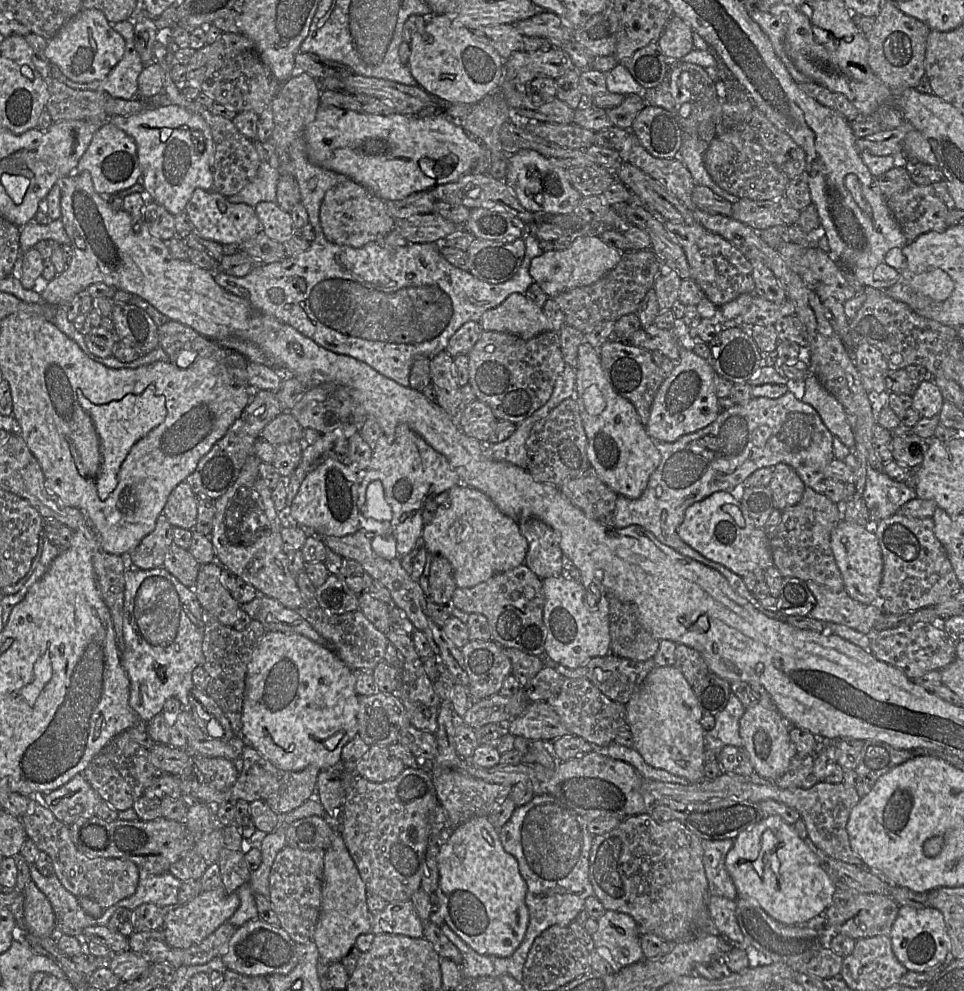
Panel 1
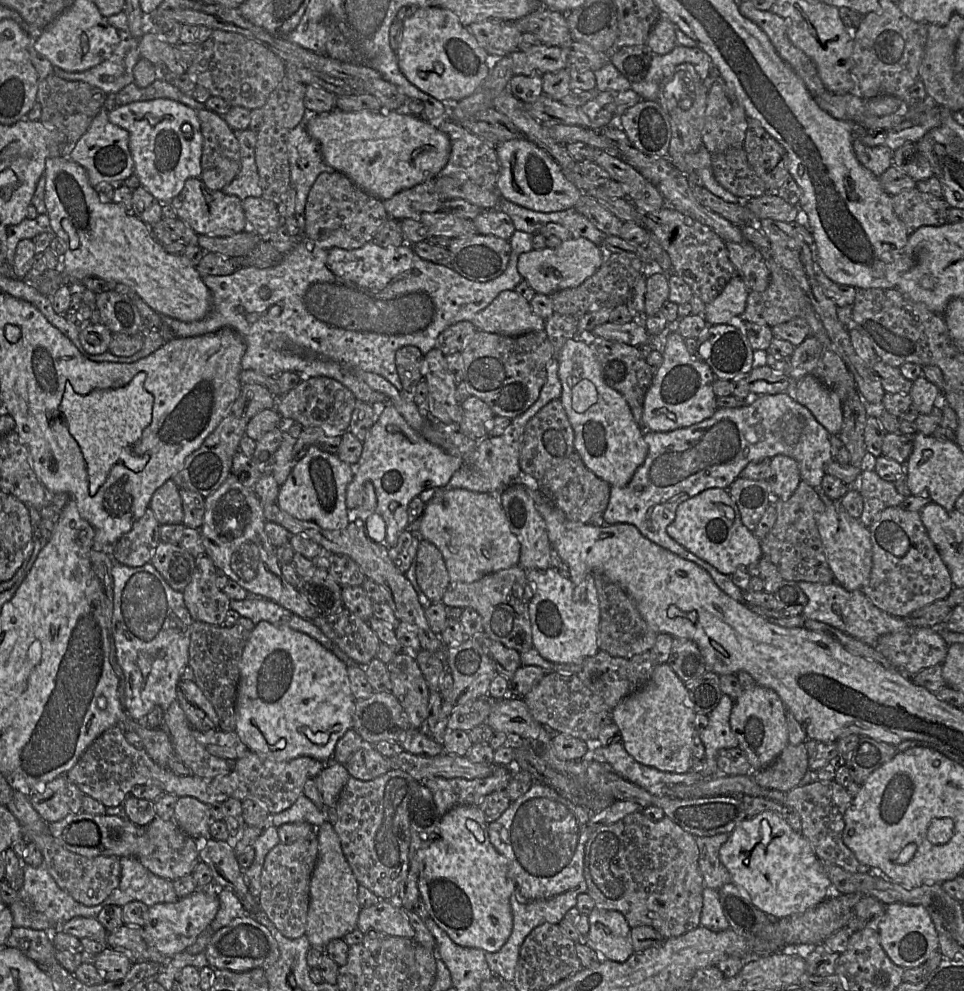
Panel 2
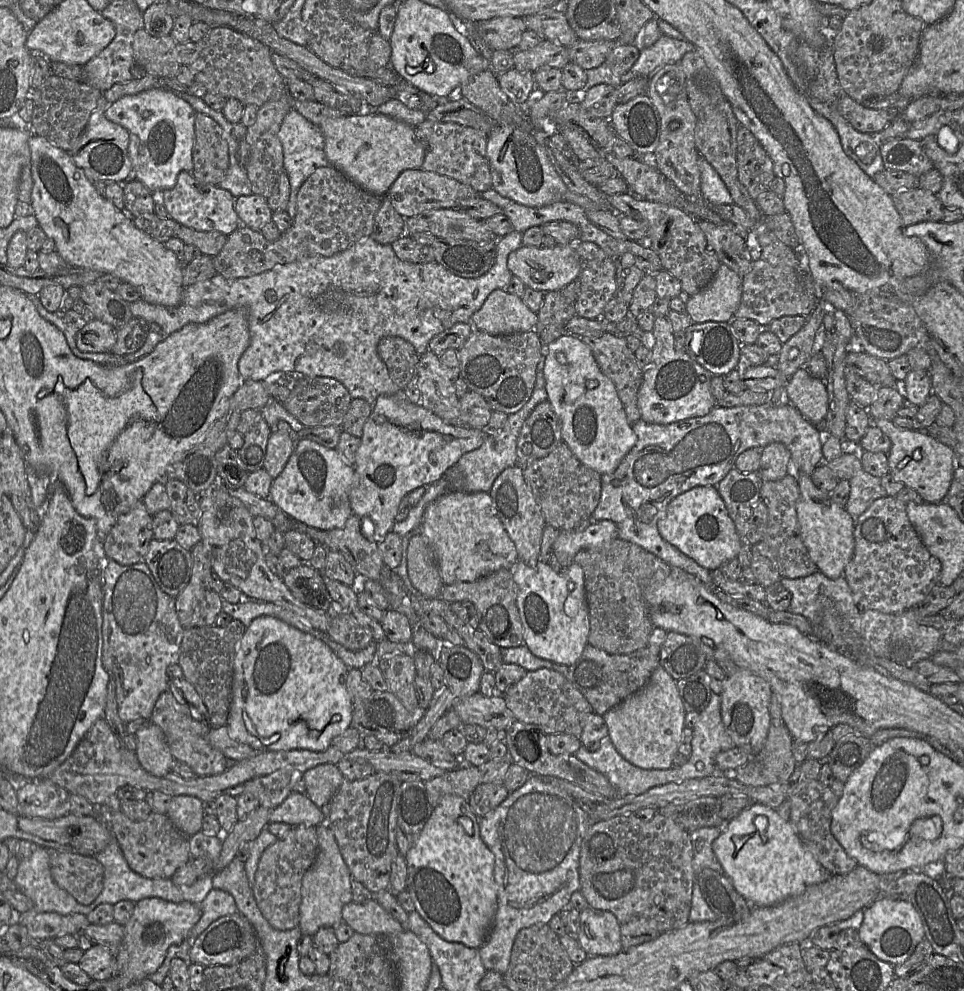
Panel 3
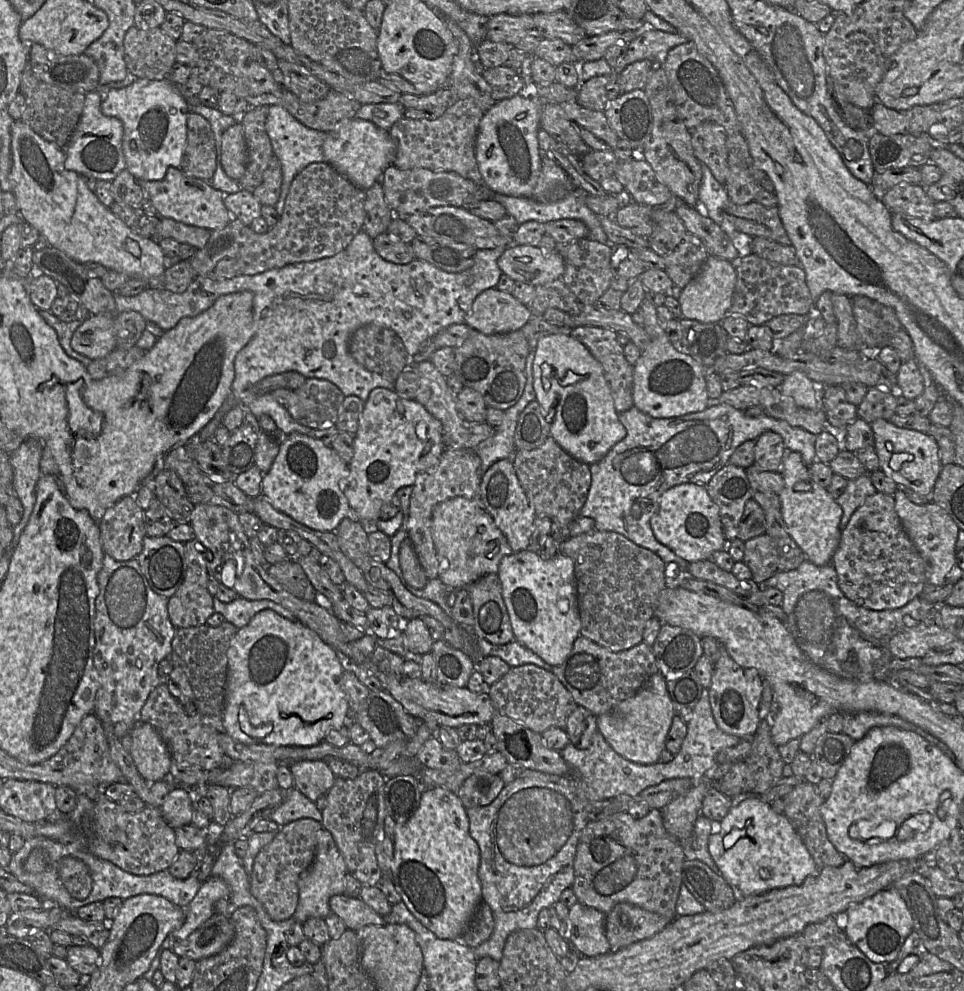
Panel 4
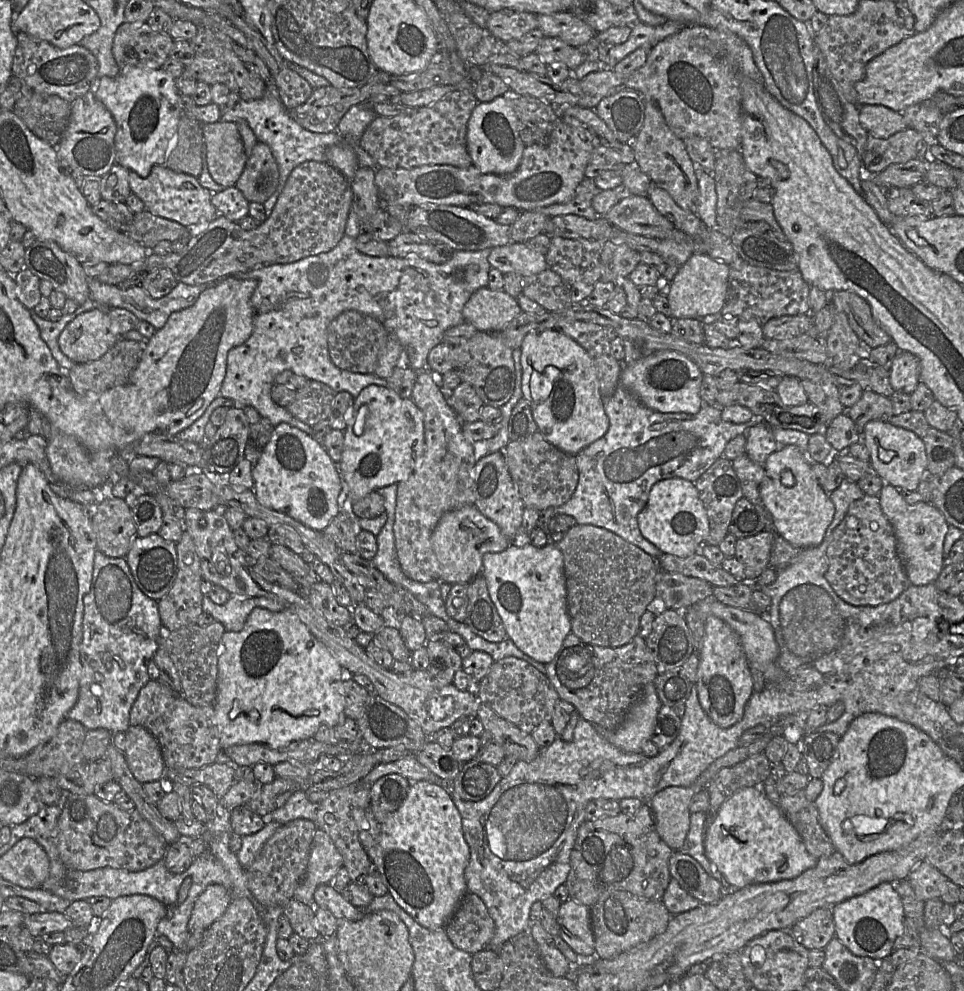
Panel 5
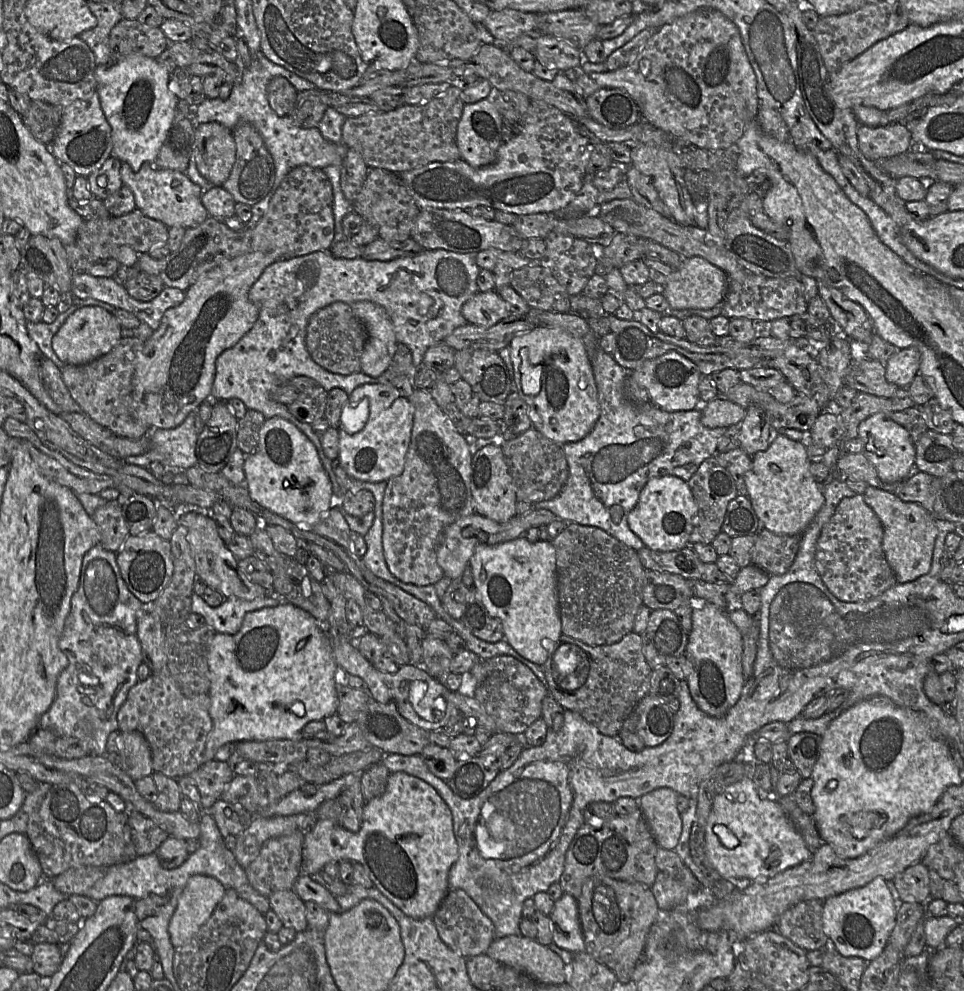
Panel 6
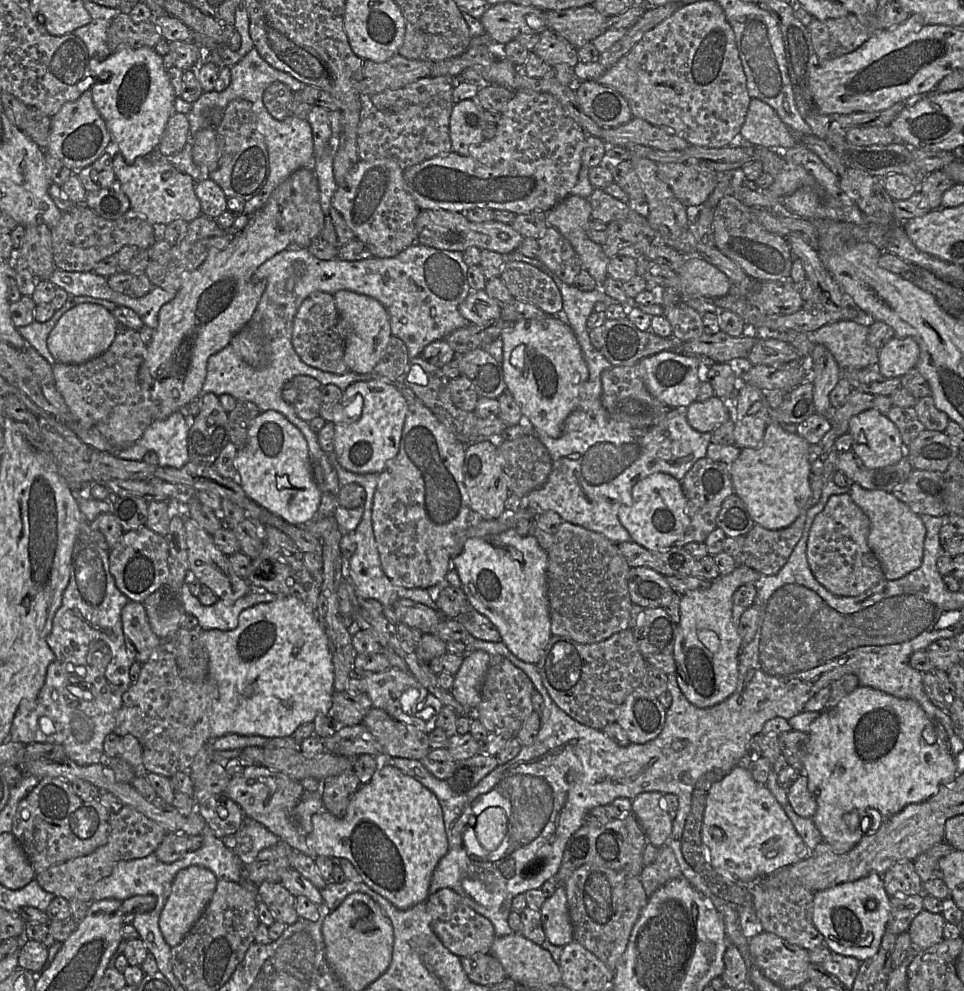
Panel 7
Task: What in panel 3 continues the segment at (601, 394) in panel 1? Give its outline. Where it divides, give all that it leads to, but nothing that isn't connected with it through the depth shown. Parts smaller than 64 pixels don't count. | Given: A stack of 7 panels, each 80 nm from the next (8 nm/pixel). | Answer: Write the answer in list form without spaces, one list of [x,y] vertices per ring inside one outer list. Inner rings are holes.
[[[564,334],[546,346],[543,375],[547,391],[547,401],[561,422],[563,442],[584,465],[599,474],[615,471],[623,458],[637,442],[637,436],[629,423],[623,404],[612,381],[603,374],[596,362],[591,348],[580,336]]]

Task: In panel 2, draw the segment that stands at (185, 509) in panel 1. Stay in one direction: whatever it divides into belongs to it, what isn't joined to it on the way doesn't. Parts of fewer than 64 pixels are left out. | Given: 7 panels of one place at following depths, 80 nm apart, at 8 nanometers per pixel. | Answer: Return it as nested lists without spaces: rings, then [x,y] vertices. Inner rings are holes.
[[[168,480],[153,494],[149,508],[160,524],[182,524],[183,508],[179,486]]]

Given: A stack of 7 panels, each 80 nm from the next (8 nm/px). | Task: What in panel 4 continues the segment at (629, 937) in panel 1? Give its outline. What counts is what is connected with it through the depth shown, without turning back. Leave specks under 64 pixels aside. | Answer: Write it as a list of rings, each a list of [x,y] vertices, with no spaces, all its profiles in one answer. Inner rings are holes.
[[[579,902],[569,908],[567,941],[578,954],[596,957],[610,952],[605,932],[606,914]]]

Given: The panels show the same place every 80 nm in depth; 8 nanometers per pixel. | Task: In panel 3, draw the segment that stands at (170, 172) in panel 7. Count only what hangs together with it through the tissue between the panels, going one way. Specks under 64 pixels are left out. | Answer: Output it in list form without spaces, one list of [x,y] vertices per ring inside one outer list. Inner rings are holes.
[[[181,171],[175,186],[159,194],[162,194],[169,217],[180,225],[199,231],[217,231],[226,236],[242,225],[235,210],[235,197],[218,185],[199,181],[190,172]]]

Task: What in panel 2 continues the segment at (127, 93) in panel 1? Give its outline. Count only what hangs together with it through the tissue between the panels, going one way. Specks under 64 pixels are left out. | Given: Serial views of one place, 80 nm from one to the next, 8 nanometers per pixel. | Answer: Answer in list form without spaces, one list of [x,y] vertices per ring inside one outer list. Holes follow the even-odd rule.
[[[123,10],[106,19],[120,37],[120,42],[112,55],[89,70],[68,72],[55,69],[55,74],[66,80],[88,83],[100,88],[107,95],[113,95],[134,82],[133,69],[141,56],[138,51],[139,40],[130,33],[126,11]]]

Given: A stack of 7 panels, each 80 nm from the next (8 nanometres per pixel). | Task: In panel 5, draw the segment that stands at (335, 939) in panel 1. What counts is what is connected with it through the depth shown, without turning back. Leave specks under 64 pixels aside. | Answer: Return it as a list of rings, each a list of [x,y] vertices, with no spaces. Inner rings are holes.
[[[322,829],[314,834],[305,875],[295,890],[294,898],[315,908],[314,892],[322,884],[331,884],[343,867],[343,857],[330,836]]]

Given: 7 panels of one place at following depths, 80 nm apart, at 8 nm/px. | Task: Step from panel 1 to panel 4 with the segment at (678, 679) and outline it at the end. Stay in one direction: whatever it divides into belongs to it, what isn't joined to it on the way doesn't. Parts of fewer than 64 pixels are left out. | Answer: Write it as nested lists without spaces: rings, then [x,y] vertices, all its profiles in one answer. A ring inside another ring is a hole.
[[[656,672],[633,696],[597,716],[598,731],[615,752],[625,759],[639,764],[659,762],[673,717],[676,715],[666,683],[666,678]]]

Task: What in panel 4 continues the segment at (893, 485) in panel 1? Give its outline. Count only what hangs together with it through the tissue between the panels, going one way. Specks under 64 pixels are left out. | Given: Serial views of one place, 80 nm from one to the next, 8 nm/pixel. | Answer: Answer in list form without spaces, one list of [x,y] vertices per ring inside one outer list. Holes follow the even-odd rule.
[[[869,473],[848,480],[847,487],[844,493],[836,499],[836,502],[841,506],[843,514],[840,521],[840,529],[842,530],[852,514],[864,504],[866,499],[877,492],[874,487]]]

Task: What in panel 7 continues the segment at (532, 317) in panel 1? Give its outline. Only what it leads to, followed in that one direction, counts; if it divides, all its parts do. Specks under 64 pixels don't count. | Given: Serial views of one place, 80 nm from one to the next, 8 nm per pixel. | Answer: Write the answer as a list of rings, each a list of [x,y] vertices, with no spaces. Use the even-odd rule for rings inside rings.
[[[484,290],[471,291],[459,305],[459,313],[473,325],[485,325],[500,319],[501,307]]]

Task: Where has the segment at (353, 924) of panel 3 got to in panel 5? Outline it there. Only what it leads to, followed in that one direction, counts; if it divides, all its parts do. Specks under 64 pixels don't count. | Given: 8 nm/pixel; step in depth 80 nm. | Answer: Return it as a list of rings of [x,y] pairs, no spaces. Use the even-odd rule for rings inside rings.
[[[329,884],[318,886],[314,892],[316,906],[329,910],[338,920],[360,920],[367,909],[360,909],[348,902],[340,893]]]

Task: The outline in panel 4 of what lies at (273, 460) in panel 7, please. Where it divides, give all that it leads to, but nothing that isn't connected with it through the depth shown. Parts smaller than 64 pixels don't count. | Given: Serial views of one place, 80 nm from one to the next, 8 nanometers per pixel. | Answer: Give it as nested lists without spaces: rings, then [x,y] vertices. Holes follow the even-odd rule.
[[[301,433],[280,440],[279,452],[262,478],[262,494],[278,511],[317,531],[333,532],[351,509],[345,495],[350,471],[330,446]]]

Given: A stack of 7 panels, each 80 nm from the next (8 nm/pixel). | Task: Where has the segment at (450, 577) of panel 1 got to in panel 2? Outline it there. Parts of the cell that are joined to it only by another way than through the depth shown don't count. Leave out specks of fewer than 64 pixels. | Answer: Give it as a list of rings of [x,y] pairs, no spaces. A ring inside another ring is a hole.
[[[422,539],[415,559],[415,576],[420,591],[434,603],[441,600],[451,581],[445,561],[438,548]]]

